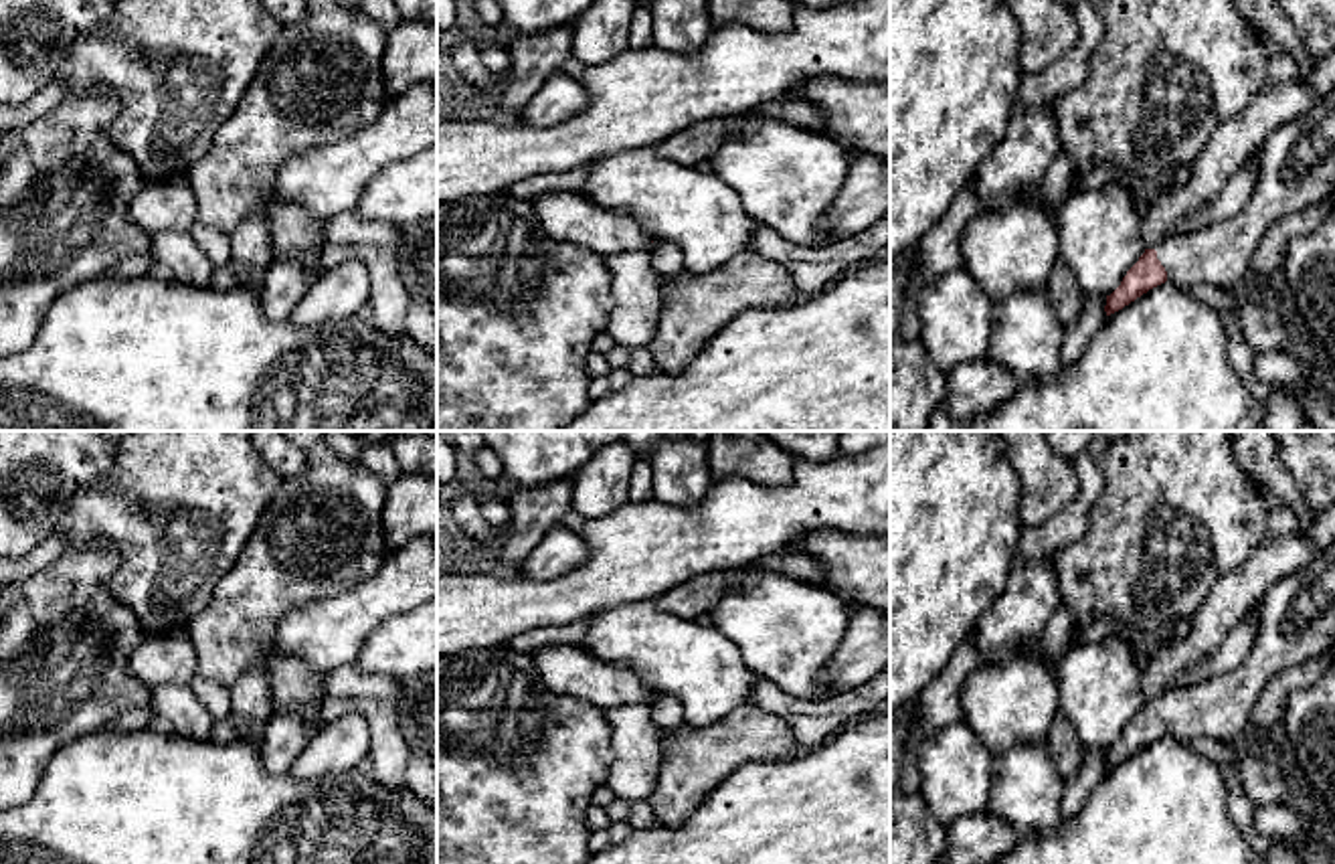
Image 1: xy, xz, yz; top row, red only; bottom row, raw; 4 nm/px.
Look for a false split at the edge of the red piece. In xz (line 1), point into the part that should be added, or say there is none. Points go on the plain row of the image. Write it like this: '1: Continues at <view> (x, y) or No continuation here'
1: No continuation here

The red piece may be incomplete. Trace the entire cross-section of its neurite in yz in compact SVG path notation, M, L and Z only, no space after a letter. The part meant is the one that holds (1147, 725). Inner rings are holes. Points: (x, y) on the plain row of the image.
M1335 542L1315 563L1274 581L1264 591L1260 633L1248 658L1236 670L1214 674L1185 688L1165 690L1153 702L1145 702L1121 739L1106 749L1106 769L1165 735L1181 743L1202 737L1238 743L1264 686L1280 672L1325 654L1331 645L1335 645Z

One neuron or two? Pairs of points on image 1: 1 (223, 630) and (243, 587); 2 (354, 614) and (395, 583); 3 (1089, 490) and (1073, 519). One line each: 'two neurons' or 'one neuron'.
1: one neuron
2: one neuron
3: one neuron

